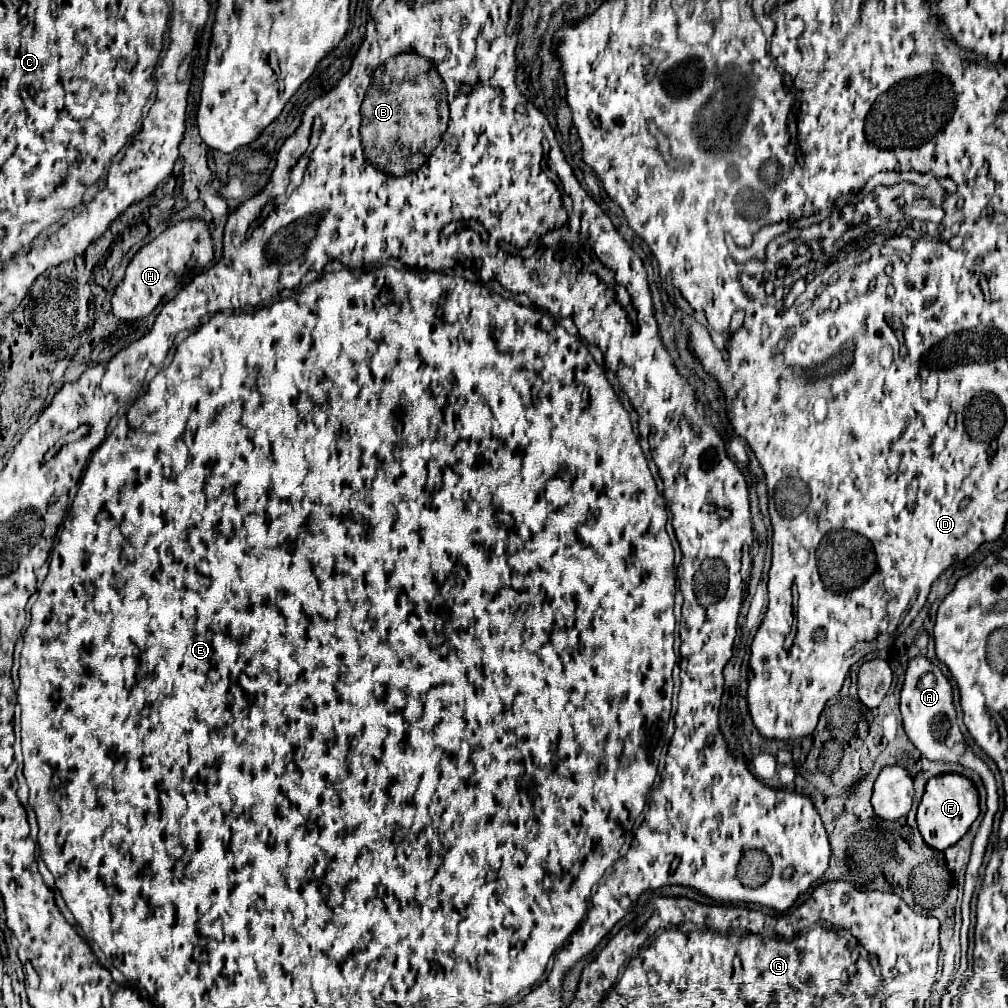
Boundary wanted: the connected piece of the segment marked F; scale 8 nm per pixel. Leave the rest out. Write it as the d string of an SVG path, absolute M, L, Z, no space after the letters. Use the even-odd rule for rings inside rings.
M961 774L933 776L927 782L925 794L917 808L919 832L921 832L923 840L935 850L945 850L945 848L957 844L967 834L967 830L971 828L971 824L975 822L977 816L979 816L977 788L973 786L973 782L969 778L965 778Z

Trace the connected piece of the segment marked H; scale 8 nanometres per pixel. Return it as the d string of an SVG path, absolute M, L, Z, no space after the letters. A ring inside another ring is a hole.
M183 220L167 228L153 242L143 246L135 258L129 262L121 284L115 288L111 298L113 316L121 322L133 322L147 318L161 298L173 290L179 282L179 276L185 276L195 266L203 268L213 258L213 244L207 232L205 222L201 220Z

